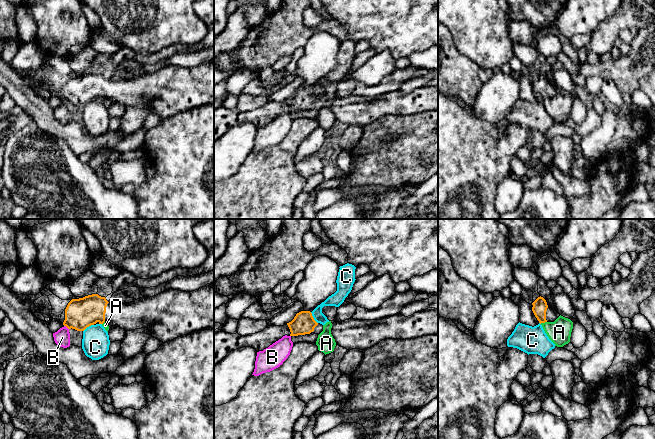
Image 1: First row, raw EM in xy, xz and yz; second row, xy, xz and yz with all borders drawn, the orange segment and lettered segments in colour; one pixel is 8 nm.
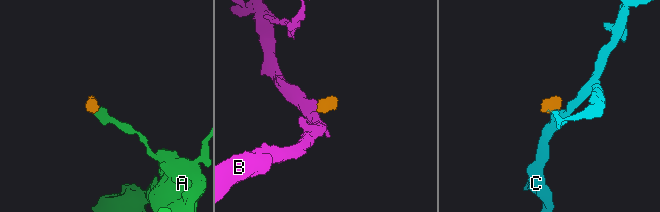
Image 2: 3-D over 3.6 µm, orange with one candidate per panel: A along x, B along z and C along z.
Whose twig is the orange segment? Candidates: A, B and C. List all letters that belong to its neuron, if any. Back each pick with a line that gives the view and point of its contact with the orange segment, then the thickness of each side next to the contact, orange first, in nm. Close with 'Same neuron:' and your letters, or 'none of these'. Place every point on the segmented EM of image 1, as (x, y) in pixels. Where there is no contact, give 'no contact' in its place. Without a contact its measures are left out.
Same neuron: none of these

